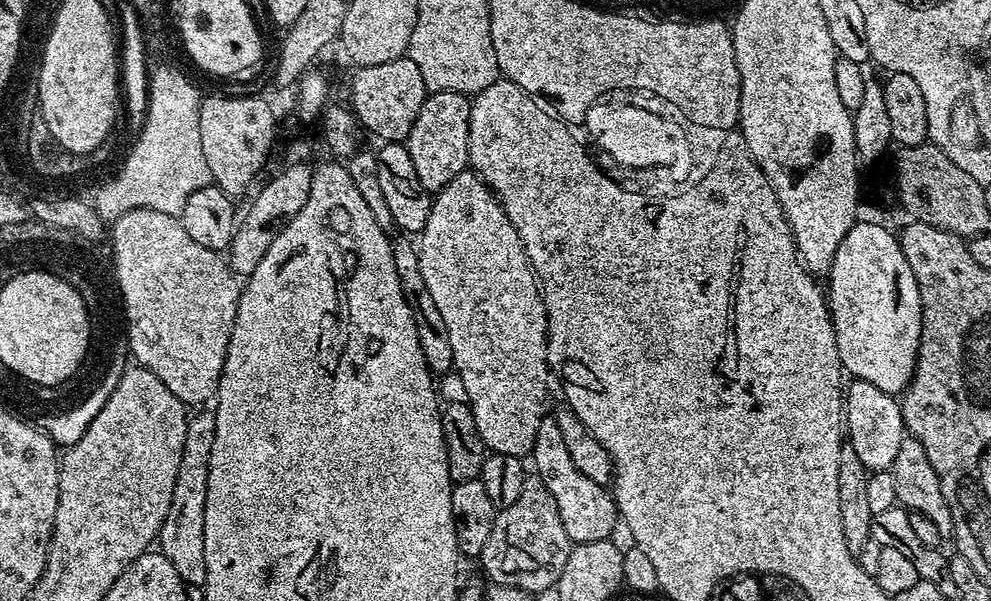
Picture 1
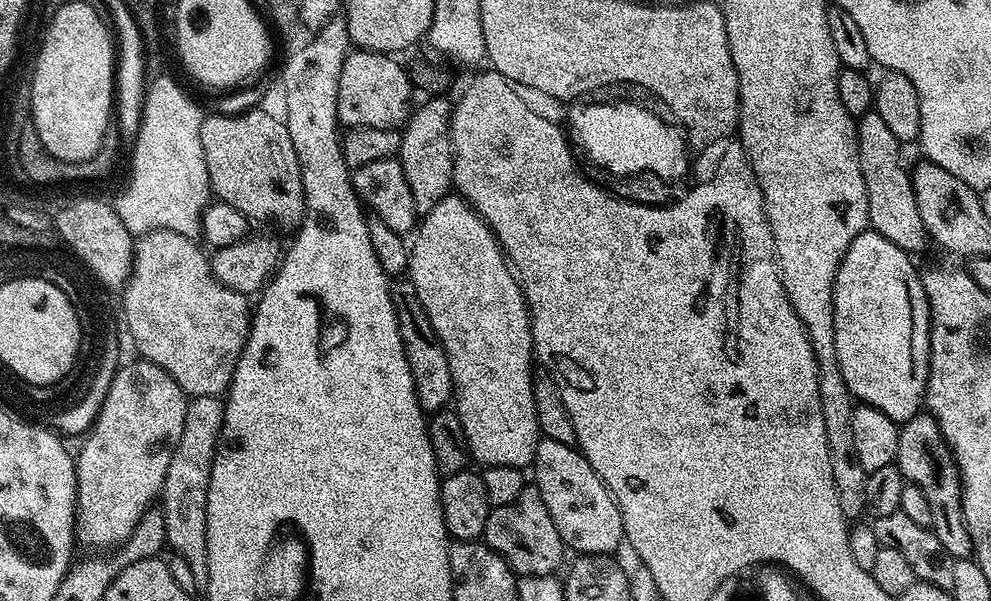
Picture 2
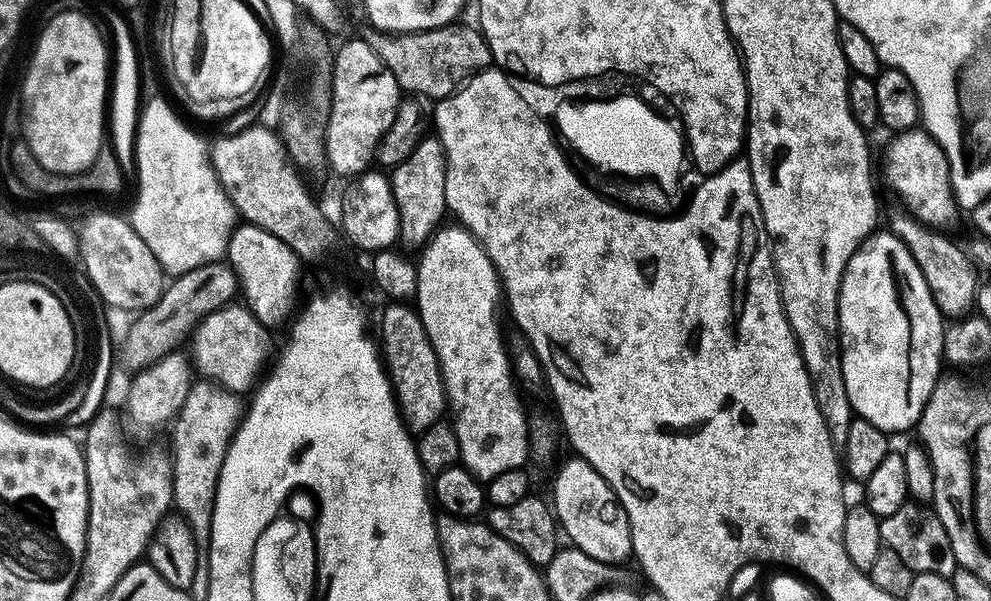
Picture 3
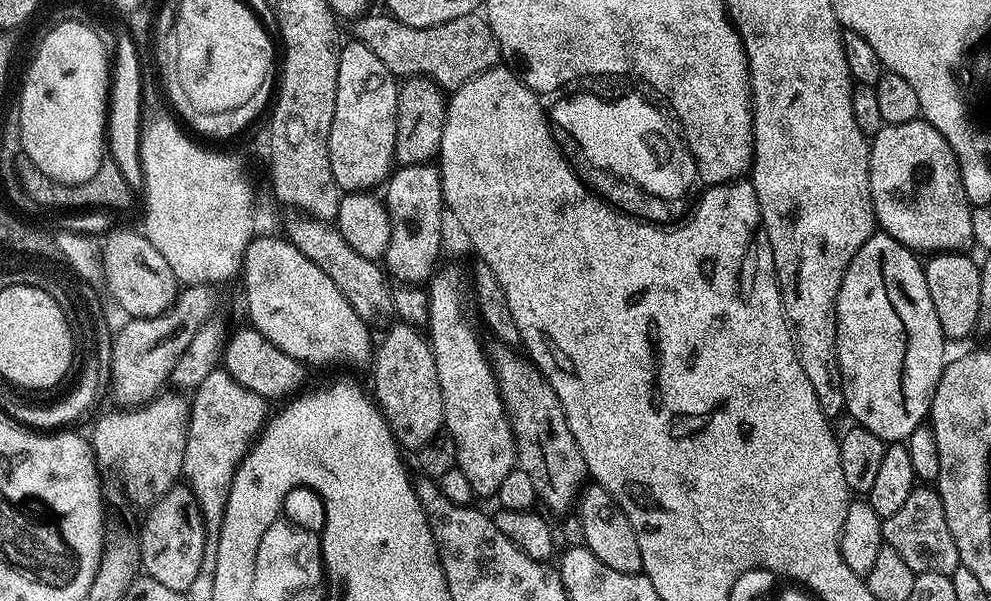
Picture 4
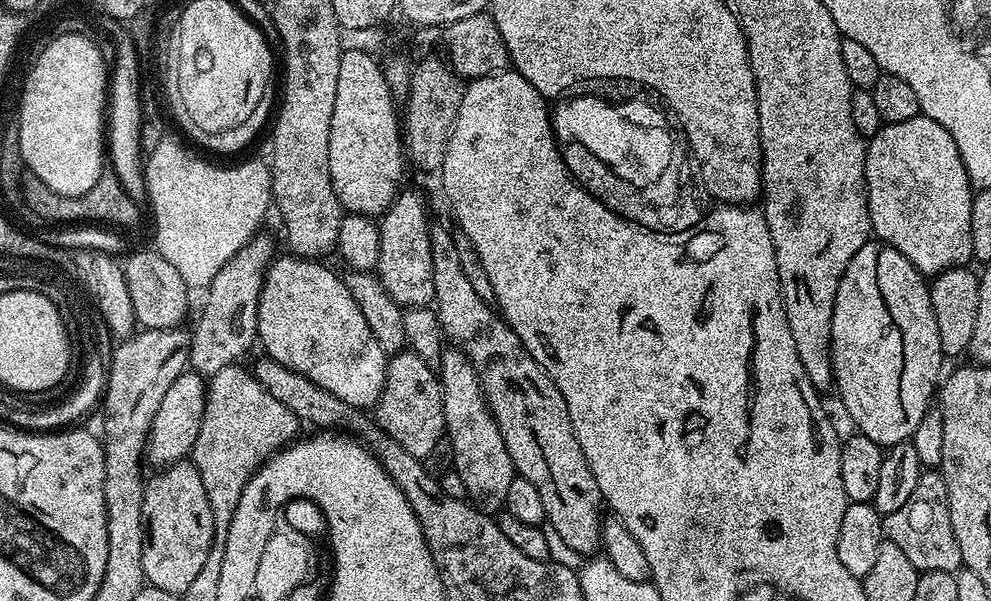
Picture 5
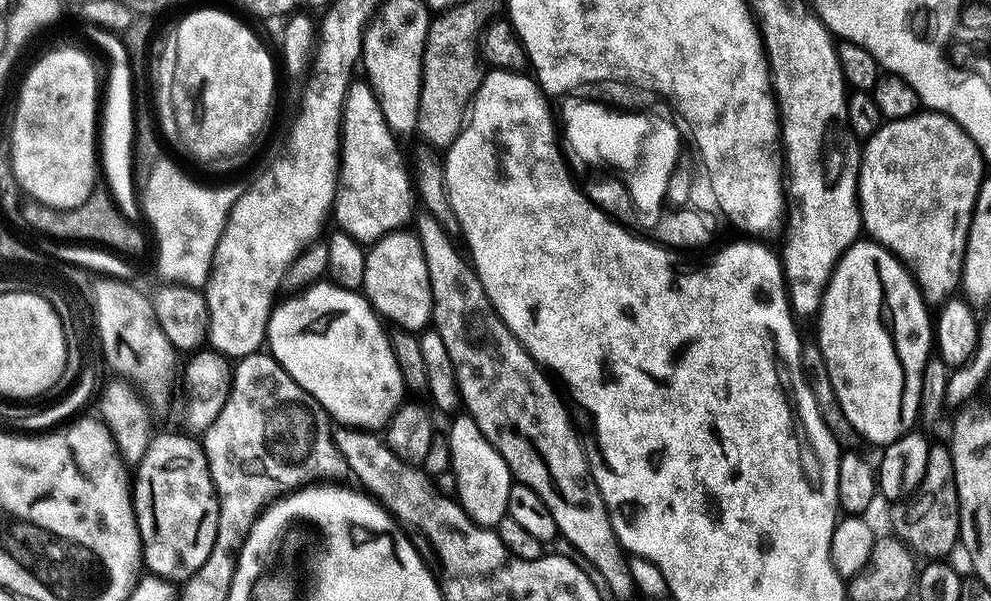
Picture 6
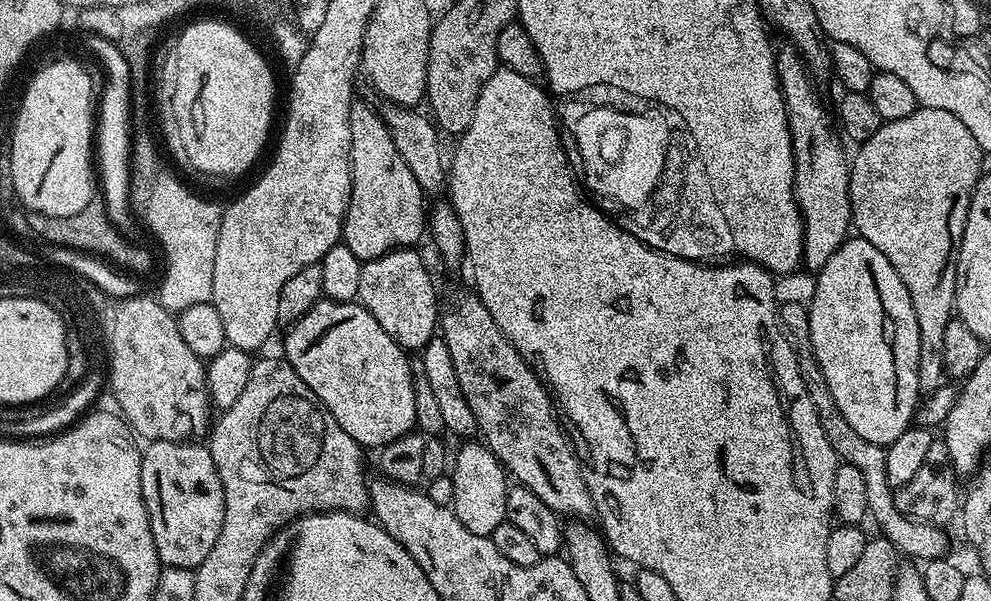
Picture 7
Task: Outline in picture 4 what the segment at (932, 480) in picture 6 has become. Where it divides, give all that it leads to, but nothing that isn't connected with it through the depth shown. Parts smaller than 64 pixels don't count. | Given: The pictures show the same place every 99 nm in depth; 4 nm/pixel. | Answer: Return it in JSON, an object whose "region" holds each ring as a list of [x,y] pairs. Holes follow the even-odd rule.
{"region":[[[935,487],[913,488],[903,506],[896,513],[883,517],[882,521],[883,543],[898,550],[910,570],[951,576],[954,569],[961,567],[958,546],[954,546],[954,538],[950,538],[950,526],[946,526],[946,510],[942,510],[942,498]]]}

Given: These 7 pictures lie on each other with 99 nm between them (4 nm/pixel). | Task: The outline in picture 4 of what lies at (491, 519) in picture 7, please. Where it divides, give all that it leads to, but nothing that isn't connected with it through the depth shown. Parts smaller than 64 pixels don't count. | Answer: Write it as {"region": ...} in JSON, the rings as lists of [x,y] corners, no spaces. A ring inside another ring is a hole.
{"region":[[[441,267],[427,285],[430,314],[426,336],[431,343],[434,362],[437,363],[438,383],[442,390],[444,423],[447,435],[456,444],[456,466],[466,474],[477,497],[495,497],[502,478],[517,467],[516,438],[512,421],[500,397],[493,361],[484,353],[484,344],[464,309],[460,293],[460,272],[456,268]]]}

